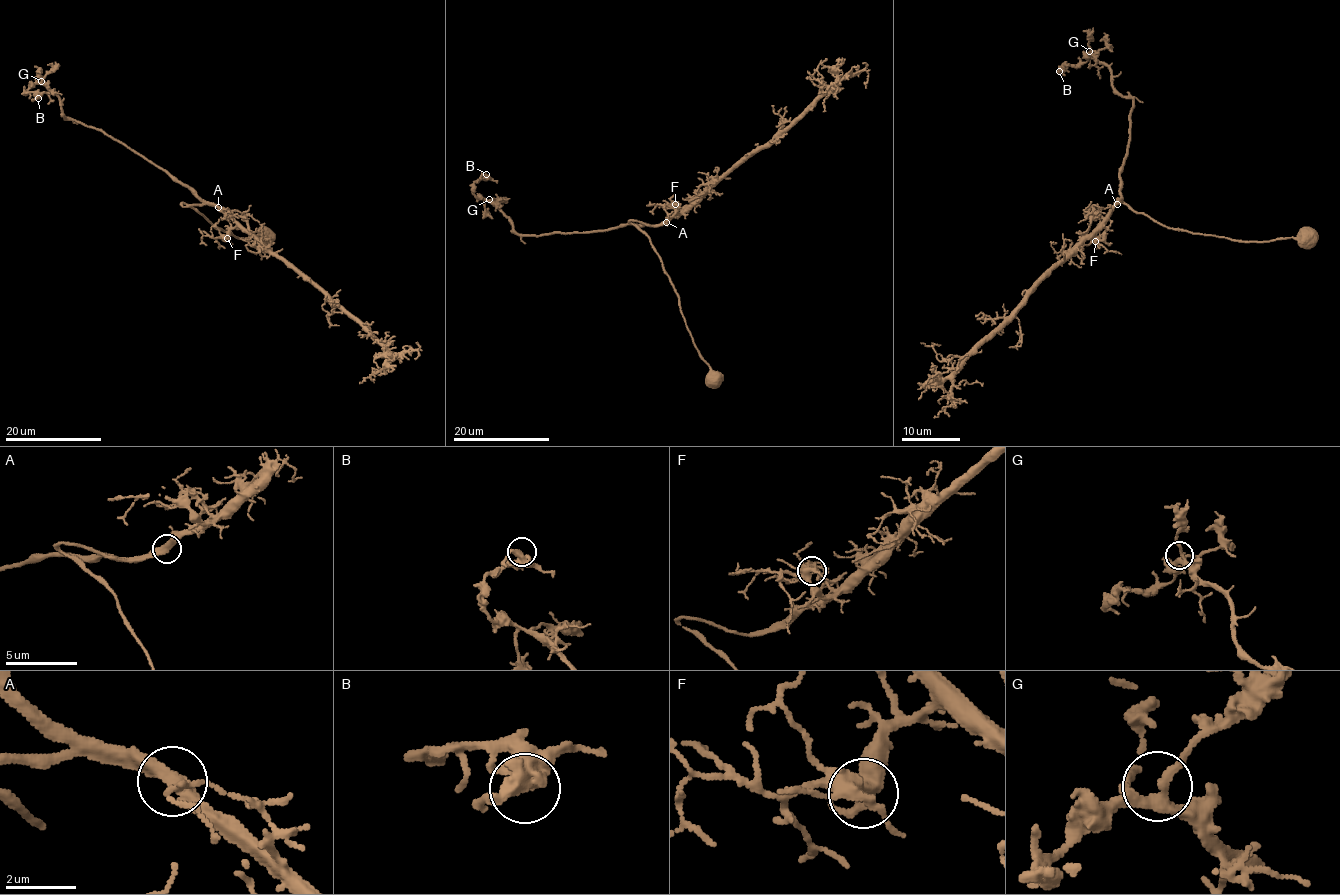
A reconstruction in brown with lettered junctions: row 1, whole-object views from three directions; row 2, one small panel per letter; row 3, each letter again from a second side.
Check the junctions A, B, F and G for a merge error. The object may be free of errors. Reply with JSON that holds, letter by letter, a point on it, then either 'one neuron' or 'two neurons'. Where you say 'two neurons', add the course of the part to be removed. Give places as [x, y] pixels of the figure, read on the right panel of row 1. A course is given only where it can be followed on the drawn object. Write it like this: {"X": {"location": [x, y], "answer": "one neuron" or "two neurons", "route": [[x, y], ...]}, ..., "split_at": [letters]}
{"A": {"location": [1117, 204], "answer": "one neuron"}, "B": {"location": [1059, 71], "answer": "one neuron"}, "F": {"location": [1095, 241], "answer": "one neuron"}, "G": {"location": [1089, 51], "answer": "one neuron"}, "split_at": []}

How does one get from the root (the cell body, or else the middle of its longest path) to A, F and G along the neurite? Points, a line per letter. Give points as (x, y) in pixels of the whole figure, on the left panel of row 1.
A: (265, 234), (268, 239), (262, 234), (238, 238), (215, 227), (193, 208), (182, 204), (211, 204), (218, 208)
F: (265, 234), (268, 239), (262, 234), (238, 238), (182, 204), (216, 205), (236, 225), (227, 238)
G: (265, 234), (238, 238), (183, 206), (204, 203), (122, 142), (67, 119), (60, 98), (41, 81)

